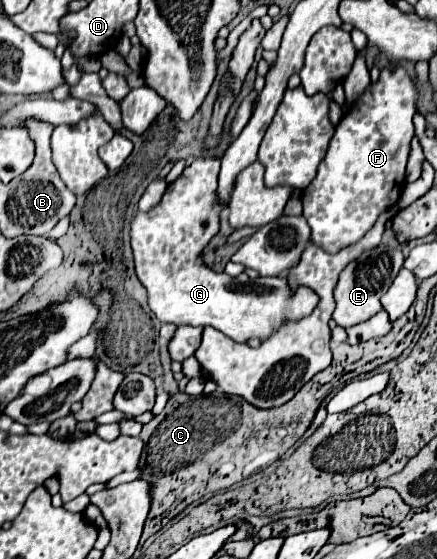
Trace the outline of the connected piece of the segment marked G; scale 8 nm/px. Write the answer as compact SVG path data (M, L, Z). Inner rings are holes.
M203 154L201 158L191 162L191 166L187 166L173 184L167 186L157 206L153 206L149 212L139 212L133 218L131 248L133 248L135 274L147 290L147 304L159 322L171 322L175 326L185 324L213 326L215 330L223 332L235 342L247 342L251 336L265 340L283 322L311 314L319 298L309 288L299 288L295 294L291 294L287 288L287 280L279 276L275 278L259 276L257 280L249 280L249 276L231 278L229 274L213 272L203 262L203 248L219 232L219 214L225 208L225 204L217 198L217 174L219 174L219 160L213 158L211 154Z

